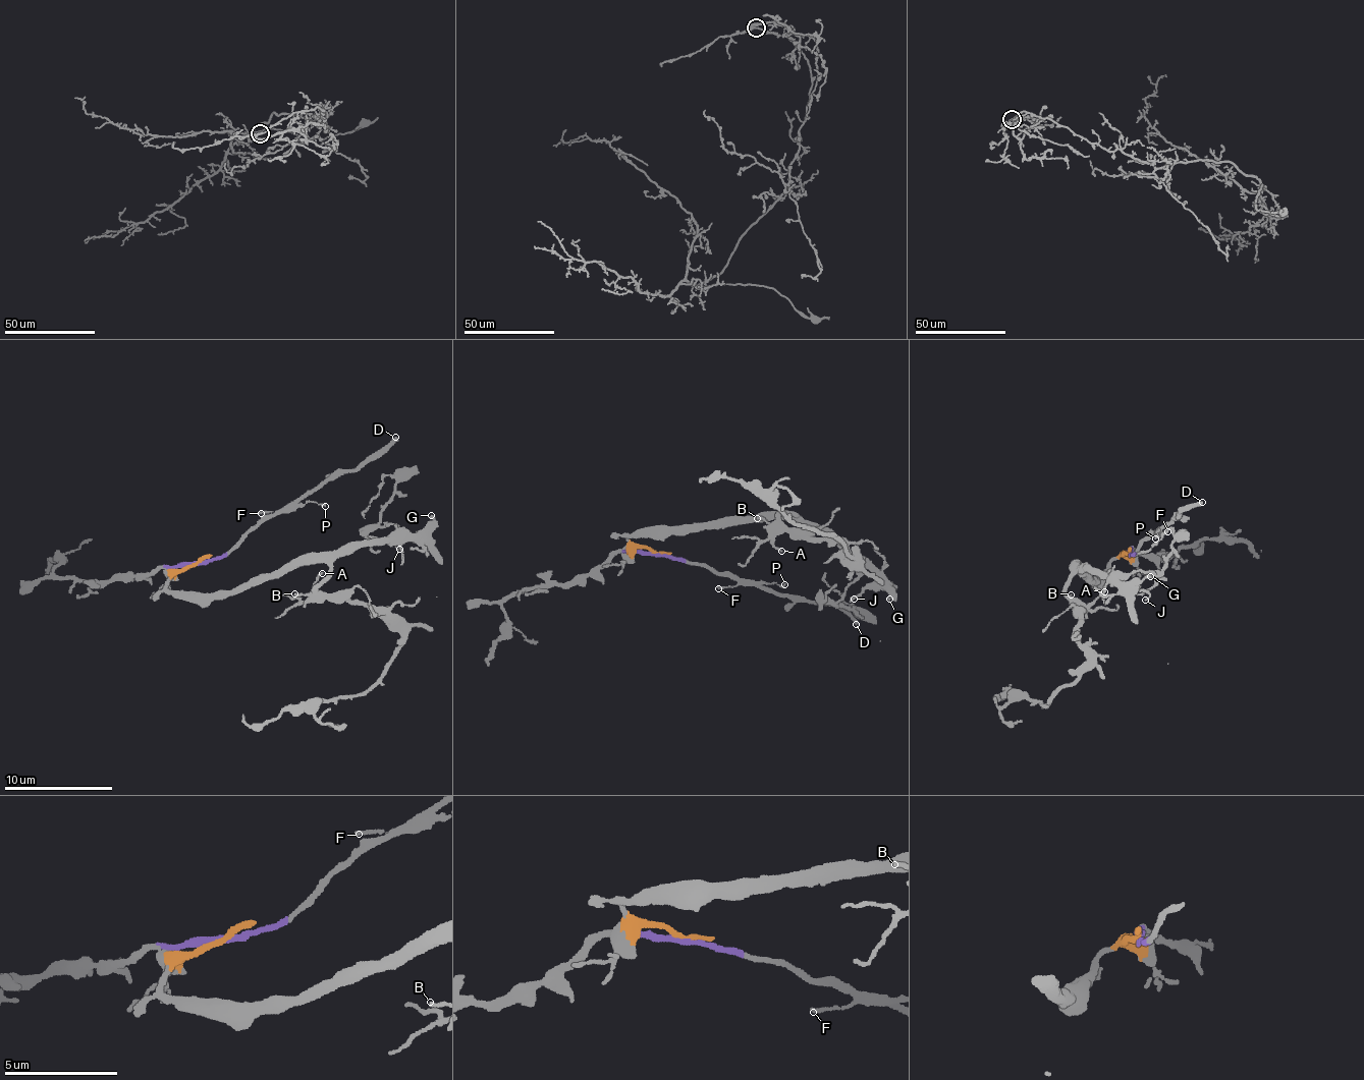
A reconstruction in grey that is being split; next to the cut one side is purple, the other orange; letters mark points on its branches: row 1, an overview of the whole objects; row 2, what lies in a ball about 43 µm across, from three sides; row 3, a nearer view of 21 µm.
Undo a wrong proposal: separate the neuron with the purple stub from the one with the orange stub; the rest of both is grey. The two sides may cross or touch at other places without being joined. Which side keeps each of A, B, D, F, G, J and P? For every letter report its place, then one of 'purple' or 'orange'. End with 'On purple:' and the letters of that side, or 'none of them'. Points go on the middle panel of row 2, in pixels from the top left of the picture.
A: place (781, 551); orange
B: place (757, 518); orange
D: place (856, 624); purple
F: place (718, 588); purple
G: place (889, 599); orange
J: place (854, 599); orange
P: place (784, 584); purple
On purple: D, F, P

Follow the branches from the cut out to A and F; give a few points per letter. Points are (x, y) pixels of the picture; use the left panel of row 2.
A: (198, 563), (177, 571), (169, 590), (231, 593), (325, 560), (329, 575), (316, 592), (323, 573)
F: (198, 563), (225, 558), (278, 511), (260, 513)

